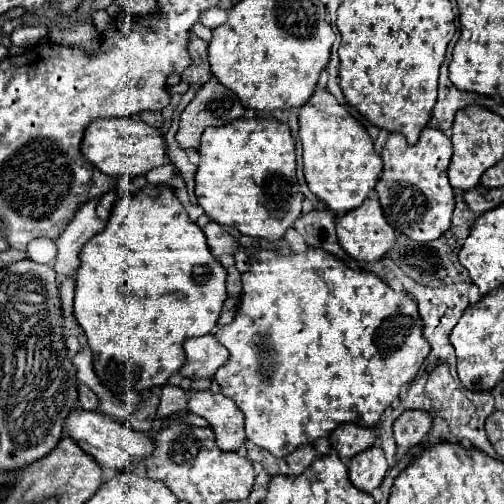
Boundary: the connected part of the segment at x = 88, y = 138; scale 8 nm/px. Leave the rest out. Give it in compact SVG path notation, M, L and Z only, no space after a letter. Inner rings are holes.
M134 117L94 119L84 131L80 151L96 169L100 169L104 175L110 177L122 177L122 175L138 177L154 167L160 167L166 159L164 139L160 129L150 127Z

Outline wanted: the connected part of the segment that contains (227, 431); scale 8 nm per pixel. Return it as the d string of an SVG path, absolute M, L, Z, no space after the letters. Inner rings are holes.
M186 391L188 411L204 417L216 435L218 447L226 451L238 451L246 439L244 435L244 415L238 407L228 401L222 393L206 391Z

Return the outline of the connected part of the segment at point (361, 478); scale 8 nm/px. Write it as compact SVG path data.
M376 445L362 451L360 455L354 455L348 461L350 481L354 483L354 487L358 487L360 491L366 491L366 493L380 487L386 471L388 471L388 463L386 463L384 451Z

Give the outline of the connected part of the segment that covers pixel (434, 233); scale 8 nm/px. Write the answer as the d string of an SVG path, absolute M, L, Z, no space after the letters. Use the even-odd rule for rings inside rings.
M424 127L418 143L406 145L402 133L390 133L380 157L384 171L376 183L376 193L388 223L420 243L438 239L450 227L454 211L454 191L446 175L452 157L450 137L438 127Z

